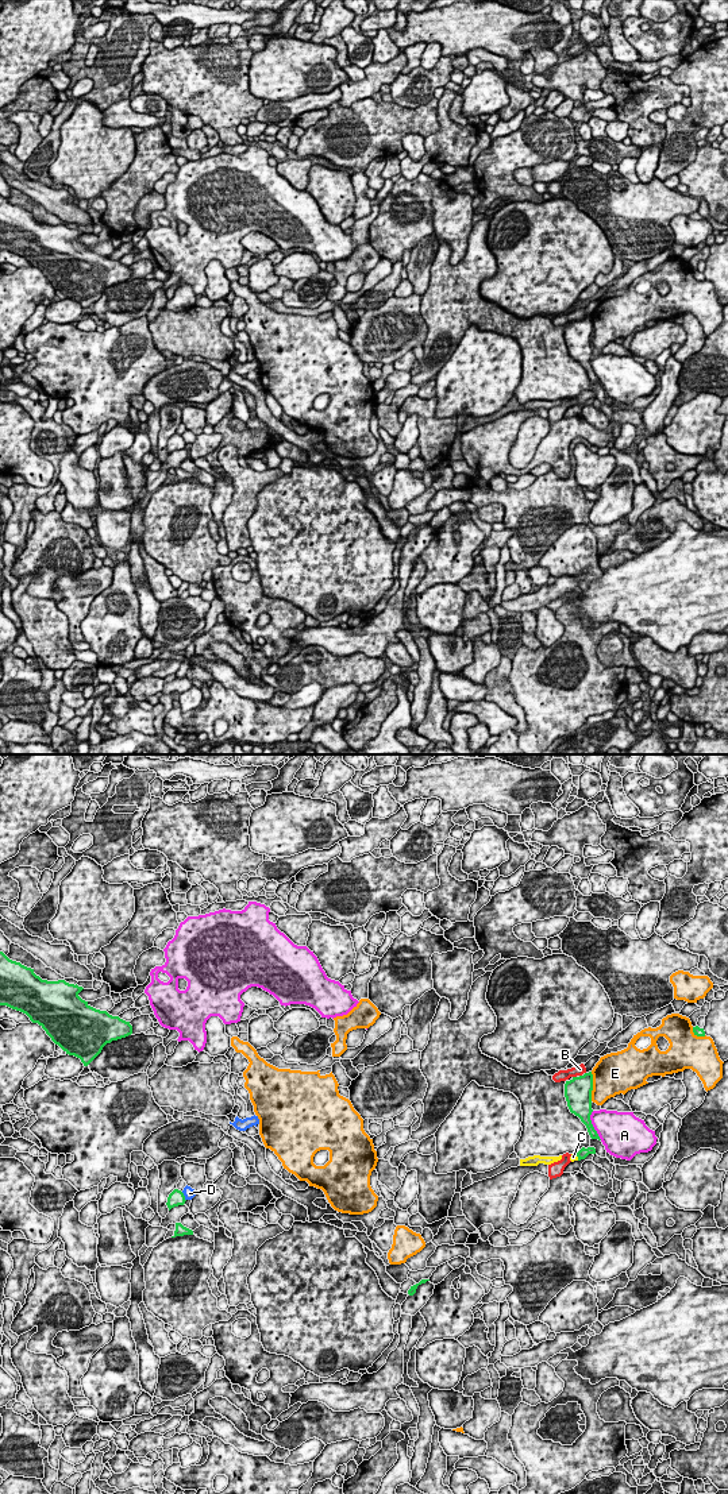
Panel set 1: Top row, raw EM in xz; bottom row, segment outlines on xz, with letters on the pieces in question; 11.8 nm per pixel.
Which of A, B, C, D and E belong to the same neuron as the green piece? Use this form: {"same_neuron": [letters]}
{"same_neuron": []}

